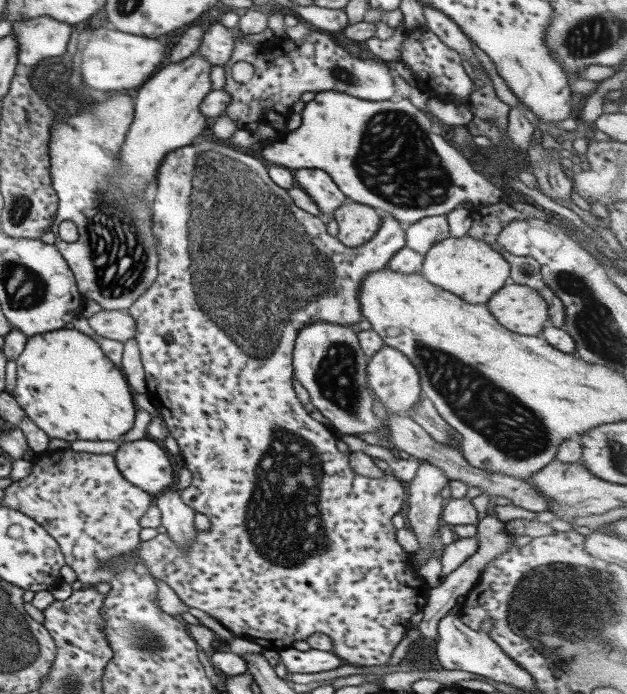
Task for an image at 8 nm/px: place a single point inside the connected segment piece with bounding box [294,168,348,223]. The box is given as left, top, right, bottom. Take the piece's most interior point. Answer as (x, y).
(317, 183)

